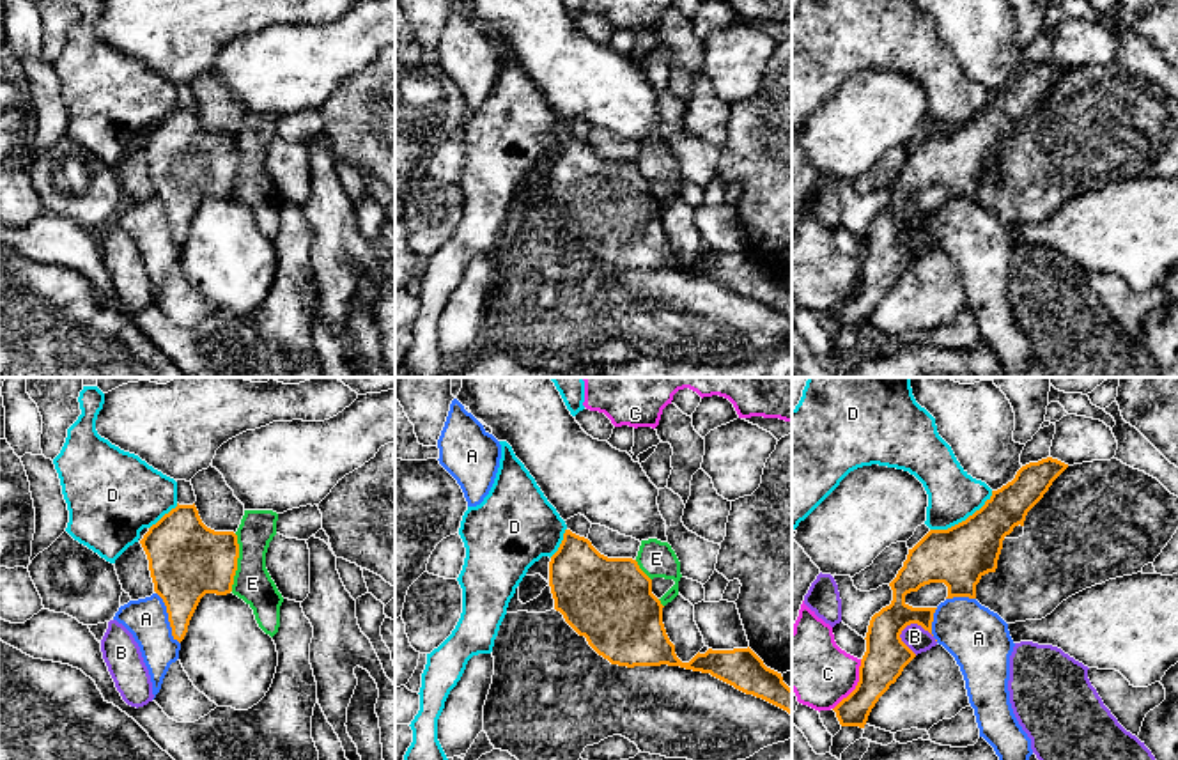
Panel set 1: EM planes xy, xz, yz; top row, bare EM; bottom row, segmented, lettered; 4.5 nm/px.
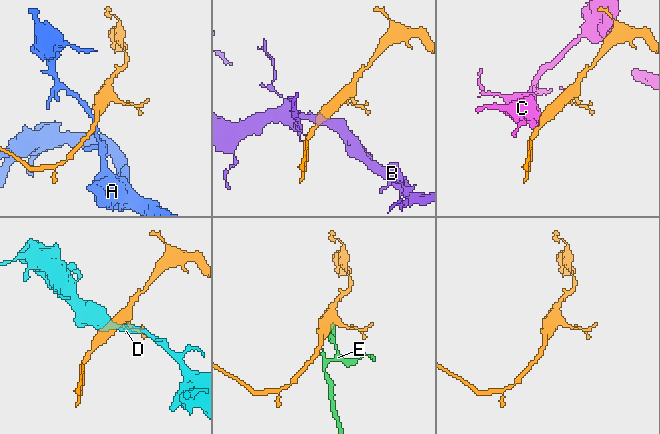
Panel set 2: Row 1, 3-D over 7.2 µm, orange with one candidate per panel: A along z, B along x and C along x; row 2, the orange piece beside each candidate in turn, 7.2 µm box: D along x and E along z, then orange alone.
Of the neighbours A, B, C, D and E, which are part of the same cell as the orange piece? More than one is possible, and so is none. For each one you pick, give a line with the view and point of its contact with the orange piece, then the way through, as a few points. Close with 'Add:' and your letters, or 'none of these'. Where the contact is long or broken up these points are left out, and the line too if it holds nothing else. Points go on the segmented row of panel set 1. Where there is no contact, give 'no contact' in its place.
Add: none of these

